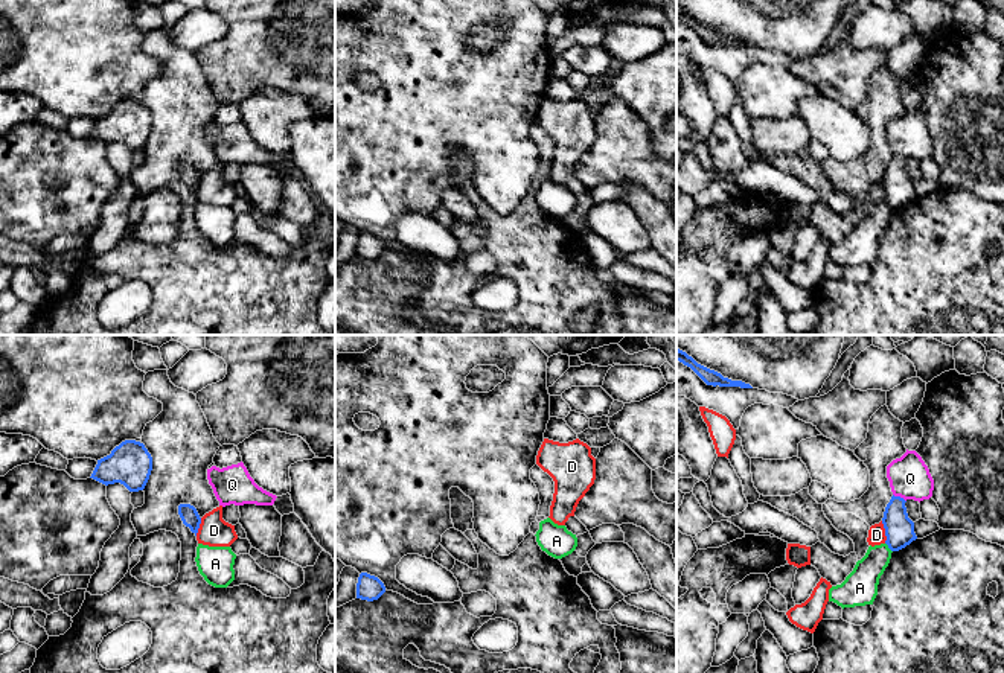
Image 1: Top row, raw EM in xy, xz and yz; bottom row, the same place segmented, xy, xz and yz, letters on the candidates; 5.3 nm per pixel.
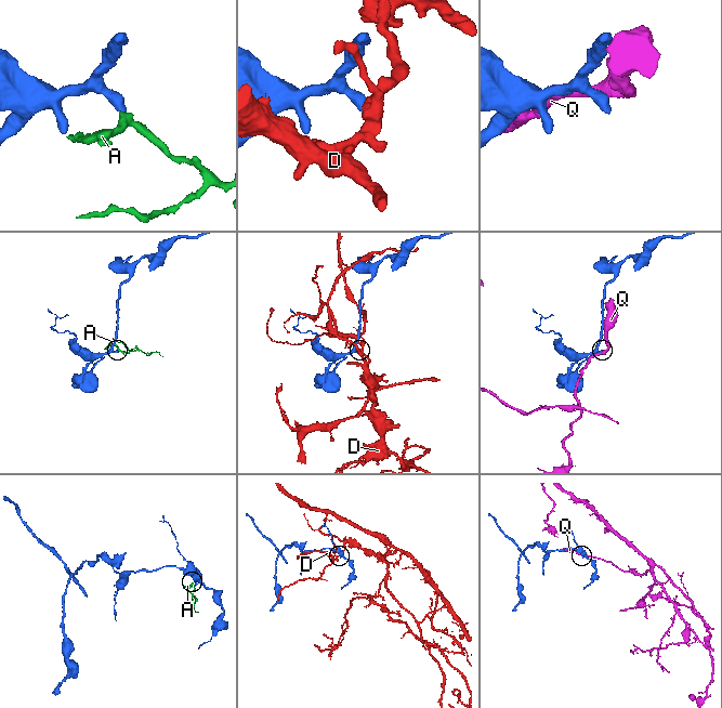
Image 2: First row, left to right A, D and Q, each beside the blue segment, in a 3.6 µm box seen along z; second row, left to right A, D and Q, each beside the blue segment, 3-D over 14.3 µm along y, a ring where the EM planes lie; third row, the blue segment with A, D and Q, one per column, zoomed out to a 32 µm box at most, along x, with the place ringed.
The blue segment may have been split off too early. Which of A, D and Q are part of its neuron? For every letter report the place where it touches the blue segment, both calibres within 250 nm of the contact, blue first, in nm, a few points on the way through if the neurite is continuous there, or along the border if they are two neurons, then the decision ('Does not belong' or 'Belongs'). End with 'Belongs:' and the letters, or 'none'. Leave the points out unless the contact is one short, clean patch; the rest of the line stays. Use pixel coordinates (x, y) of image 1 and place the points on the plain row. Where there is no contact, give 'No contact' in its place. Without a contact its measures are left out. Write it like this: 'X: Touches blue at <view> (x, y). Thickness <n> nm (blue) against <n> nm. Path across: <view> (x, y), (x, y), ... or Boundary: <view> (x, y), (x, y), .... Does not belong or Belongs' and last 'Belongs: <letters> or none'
A: Touches blue at yz (888, 206). Thickness 160 nm (blue) against 180 nm. Boundary: yz (885, 201), (892, 210). Does not belong
D: Touches blue at yz (885, 191). Thickness 160 nm (blue) against 100 nm. Boundary: yz (881, 180), (885, 189), (885, 201). Does not belong
Q: Touches blue at yz (899, 156). Thickness 160 nm (blue) against 220 nm. Does not belong
Belongs: none

